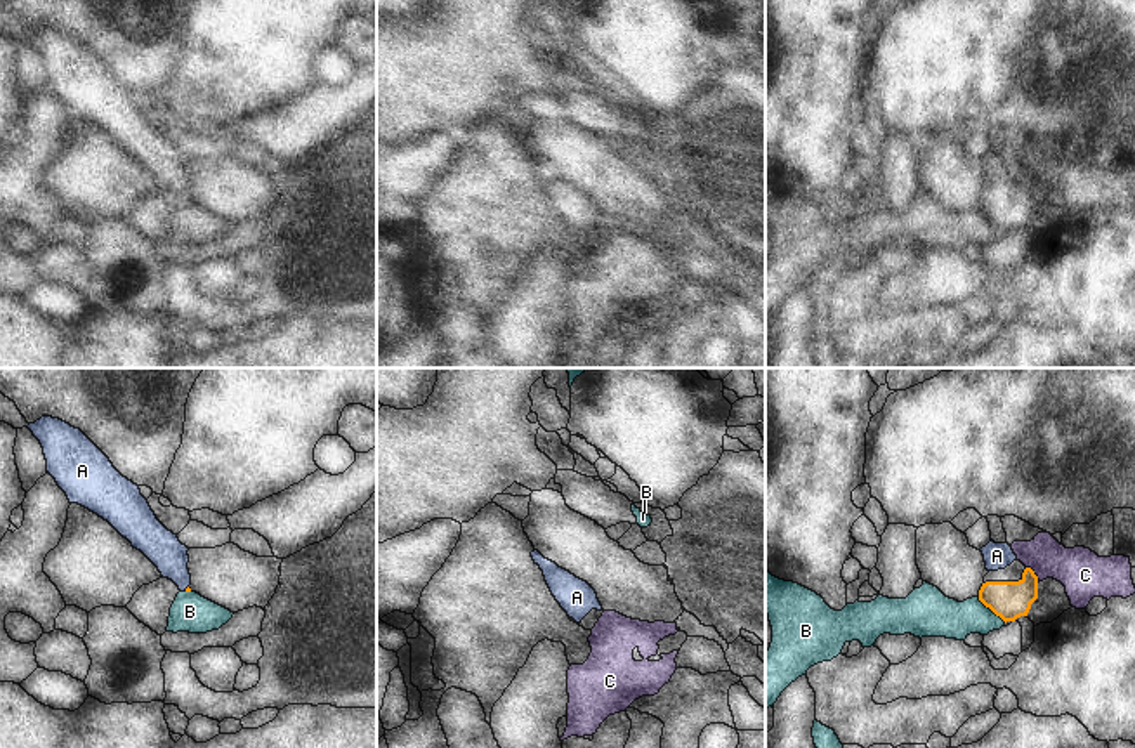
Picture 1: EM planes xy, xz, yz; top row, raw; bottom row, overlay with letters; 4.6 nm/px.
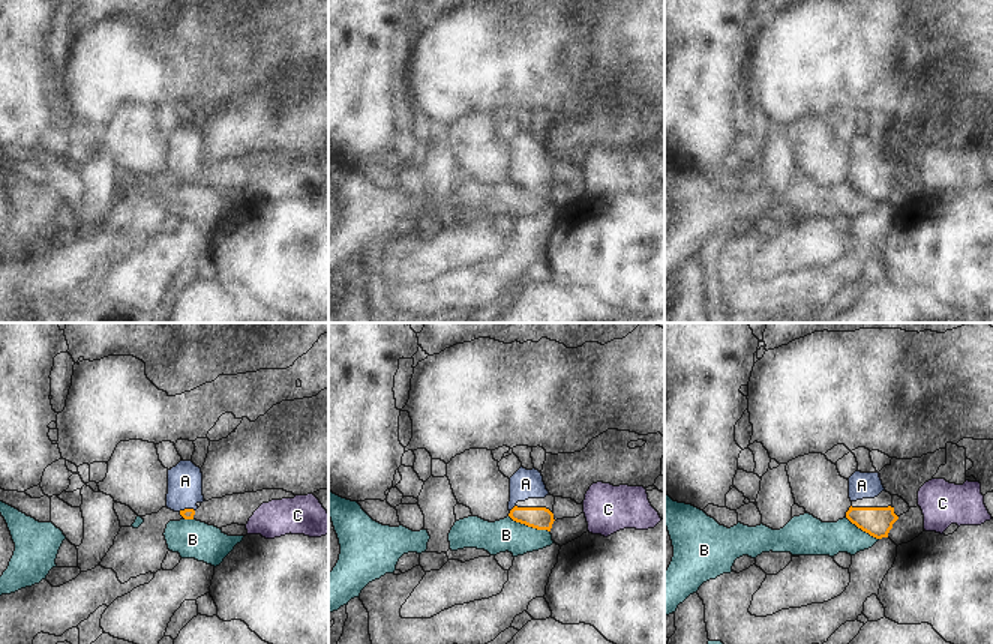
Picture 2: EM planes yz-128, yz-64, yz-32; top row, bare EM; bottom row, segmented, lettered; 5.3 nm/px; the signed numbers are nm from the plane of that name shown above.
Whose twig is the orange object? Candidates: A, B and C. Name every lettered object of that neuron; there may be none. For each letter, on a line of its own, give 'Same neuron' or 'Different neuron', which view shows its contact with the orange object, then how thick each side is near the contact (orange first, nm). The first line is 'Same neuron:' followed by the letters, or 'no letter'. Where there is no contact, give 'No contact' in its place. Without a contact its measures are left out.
Same neuron: A
A: Same neuron. Touches orange in xy. Thickness 20 nm (orange) against 170 nm
B: Different neuron. Touches orange in yz. Thickness 180 nm (orange) against 190 nm
C: Different neuron. Touches orange in yz. Thickness 180 nm (orange) against 220 nm.

